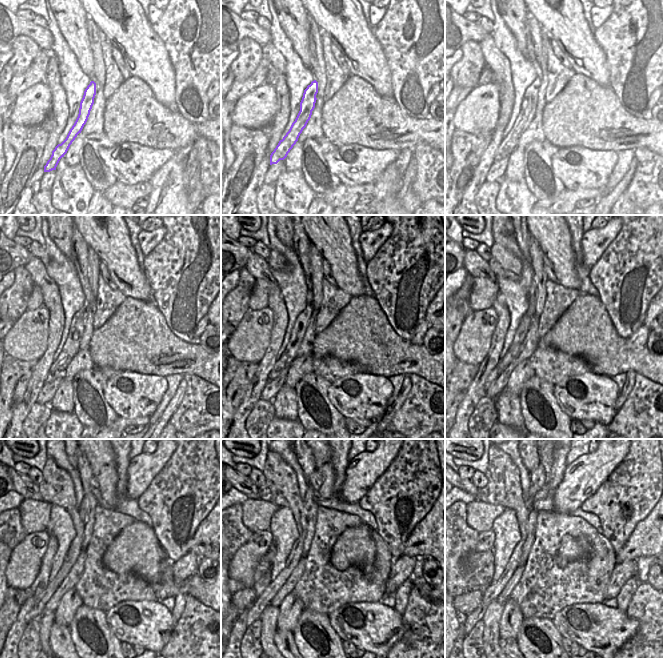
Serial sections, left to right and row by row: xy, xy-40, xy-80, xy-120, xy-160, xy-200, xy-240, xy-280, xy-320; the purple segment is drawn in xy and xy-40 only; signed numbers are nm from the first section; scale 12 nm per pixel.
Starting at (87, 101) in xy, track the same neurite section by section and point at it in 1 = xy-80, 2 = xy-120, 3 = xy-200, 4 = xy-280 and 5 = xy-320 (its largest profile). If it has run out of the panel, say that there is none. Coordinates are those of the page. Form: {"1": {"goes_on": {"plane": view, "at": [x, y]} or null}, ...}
{"1": {"goes_on": {"plane": "xy-80", "at": [508, 144]}}, "2": {"goes_on": {"plane": "xy-120", "at": [71, 346]}}, "3": {"goes_on": {"plane": "xy-200", "at": [524, 325]}}, "4": {"goes_on": {"plane": "xy-280", "at": [310, 496]}}, "5": {"goes_on": {"plane": "xy-320", "at": [533, 490]}}}

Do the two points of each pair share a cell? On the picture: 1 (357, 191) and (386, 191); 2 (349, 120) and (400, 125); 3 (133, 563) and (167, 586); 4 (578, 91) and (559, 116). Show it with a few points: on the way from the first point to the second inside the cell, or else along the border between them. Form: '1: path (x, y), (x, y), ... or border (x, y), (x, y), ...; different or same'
1: border (375, 184), (375, 192), (372, 195); different
2: path (362, 115), (373, 115), (387, 125); same
3: path (142, 563), (147, 563), (161, 577); same
4: path (578, 97), (565, 110); same

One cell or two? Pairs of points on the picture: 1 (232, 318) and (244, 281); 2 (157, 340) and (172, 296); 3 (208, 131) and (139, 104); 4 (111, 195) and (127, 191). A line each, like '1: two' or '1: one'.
1: one
2: two
3: one
4: one

